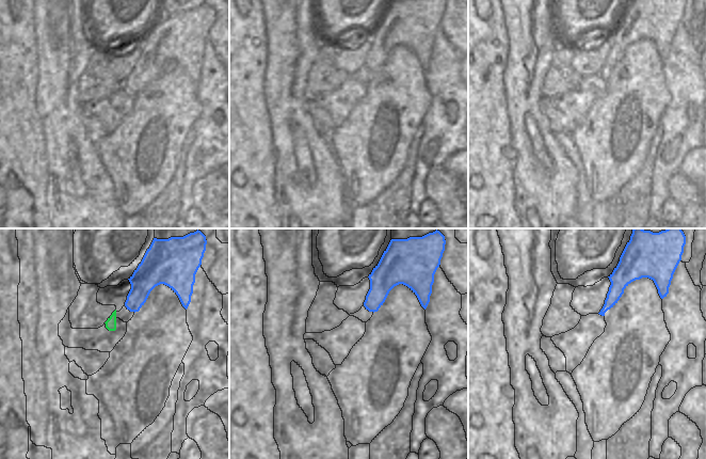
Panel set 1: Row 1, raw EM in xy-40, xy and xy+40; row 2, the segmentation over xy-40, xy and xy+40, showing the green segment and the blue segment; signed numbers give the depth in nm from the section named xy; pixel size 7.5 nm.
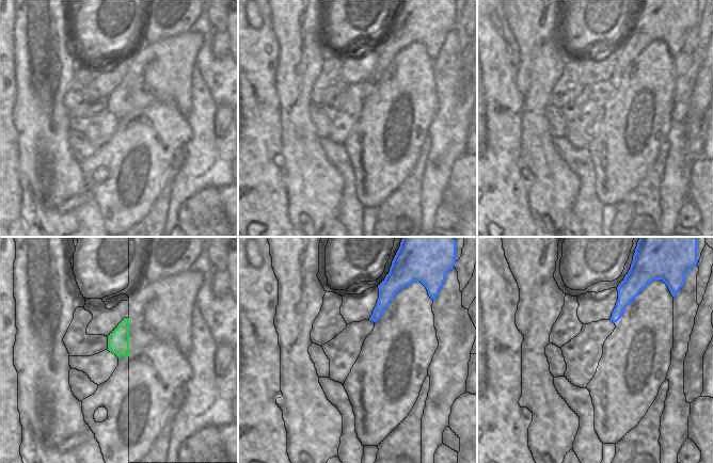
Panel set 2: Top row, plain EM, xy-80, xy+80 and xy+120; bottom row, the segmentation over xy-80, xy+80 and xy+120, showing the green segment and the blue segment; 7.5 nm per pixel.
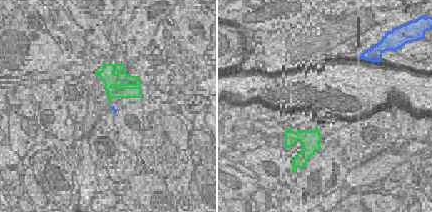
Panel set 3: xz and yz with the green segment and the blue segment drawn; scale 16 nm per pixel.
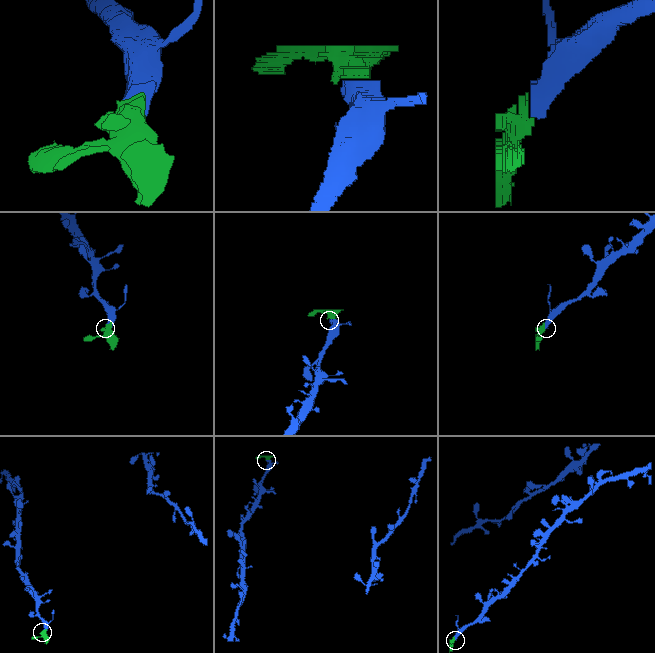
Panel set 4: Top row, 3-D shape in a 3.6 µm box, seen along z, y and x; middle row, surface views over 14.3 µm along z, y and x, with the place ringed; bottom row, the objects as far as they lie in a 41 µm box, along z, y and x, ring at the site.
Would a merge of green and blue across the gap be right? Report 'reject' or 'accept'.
accept

